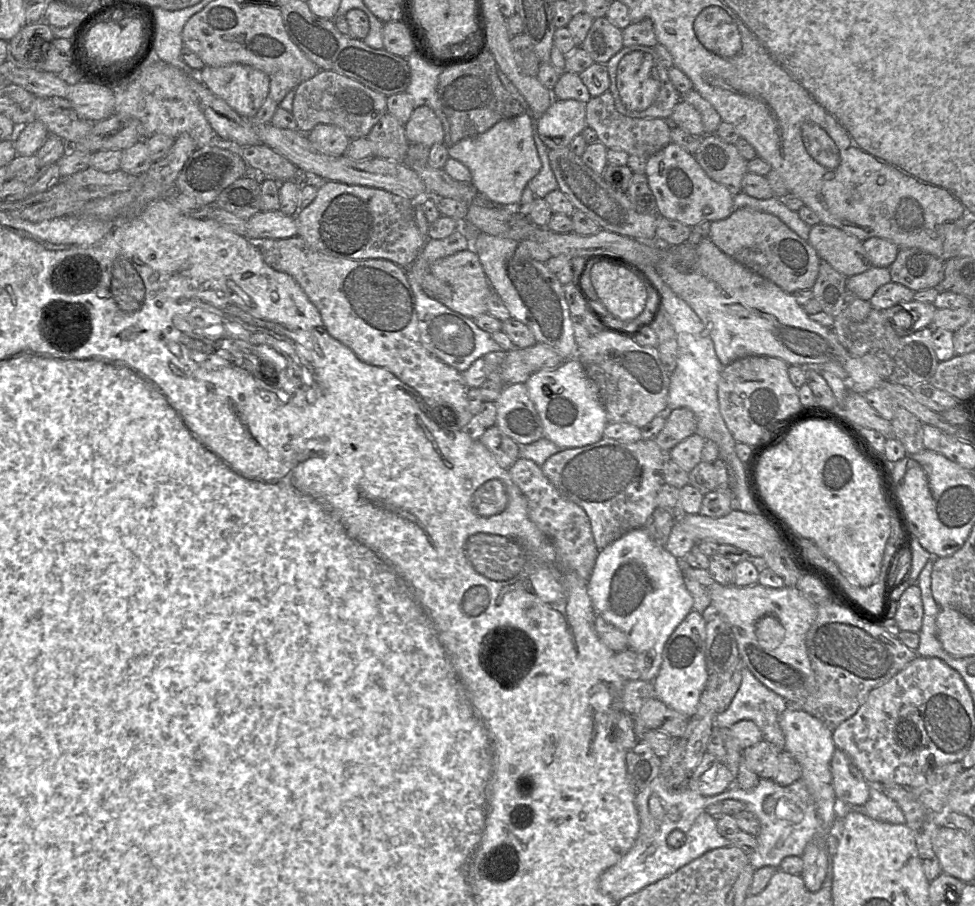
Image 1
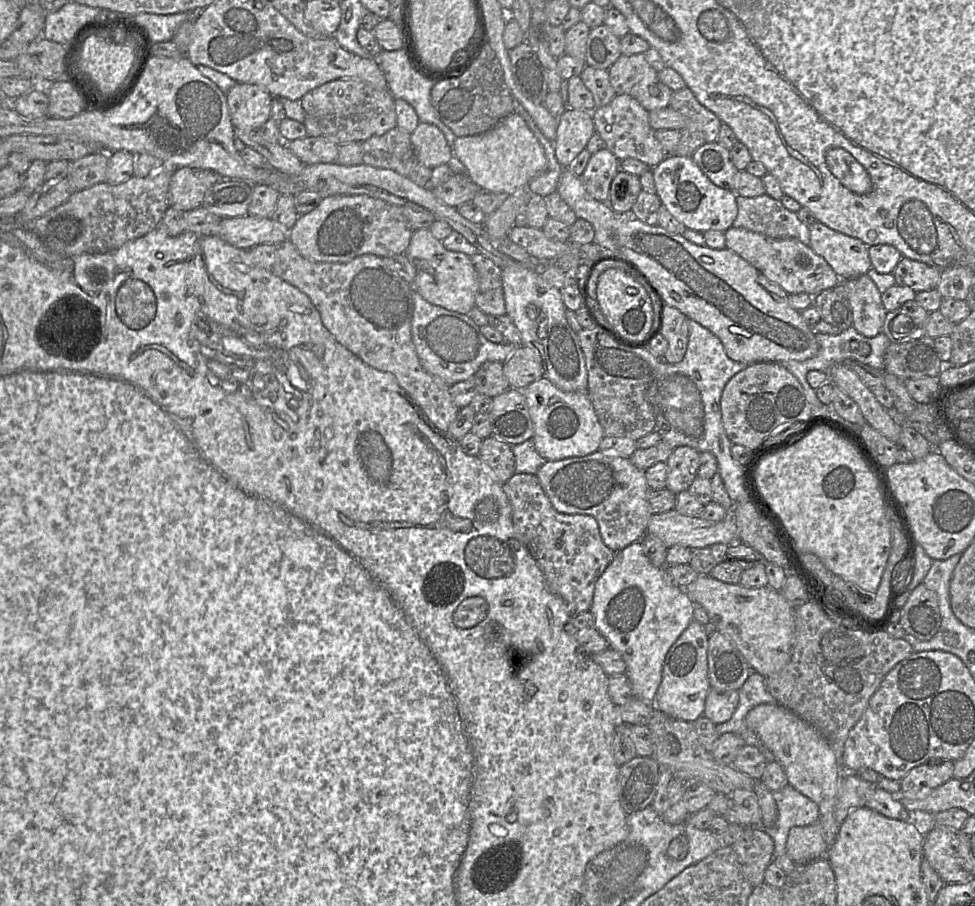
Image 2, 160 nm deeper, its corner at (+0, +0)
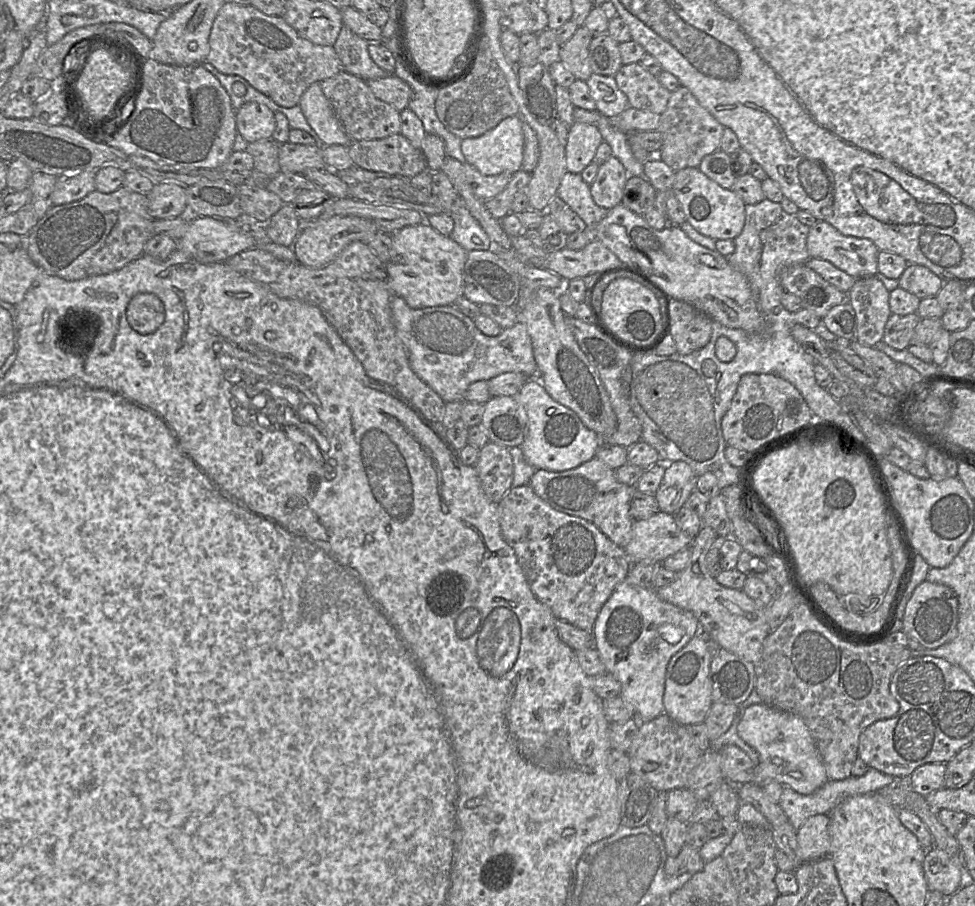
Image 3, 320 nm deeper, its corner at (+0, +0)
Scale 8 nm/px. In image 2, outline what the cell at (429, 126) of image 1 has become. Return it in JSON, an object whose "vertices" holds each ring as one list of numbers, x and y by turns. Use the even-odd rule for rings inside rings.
{"vertices":[[419,123,410,139,417,161,430,169,448,164,452,158,451,147,435,125]]}

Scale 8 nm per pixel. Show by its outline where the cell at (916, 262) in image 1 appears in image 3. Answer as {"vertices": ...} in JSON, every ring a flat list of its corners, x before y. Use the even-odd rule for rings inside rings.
{"vertices":[[908,264,898,280,900,288,916,295,919,299,936,297,944,283,943,279,919,264]]}

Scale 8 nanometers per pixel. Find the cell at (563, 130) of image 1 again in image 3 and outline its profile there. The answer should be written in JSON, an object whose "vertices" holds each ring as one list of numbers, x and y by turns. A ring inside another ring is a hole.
{"vertices":[[574,122,569,127,565,145,566,169,580,173,594,160,603,138,595,124]]}

